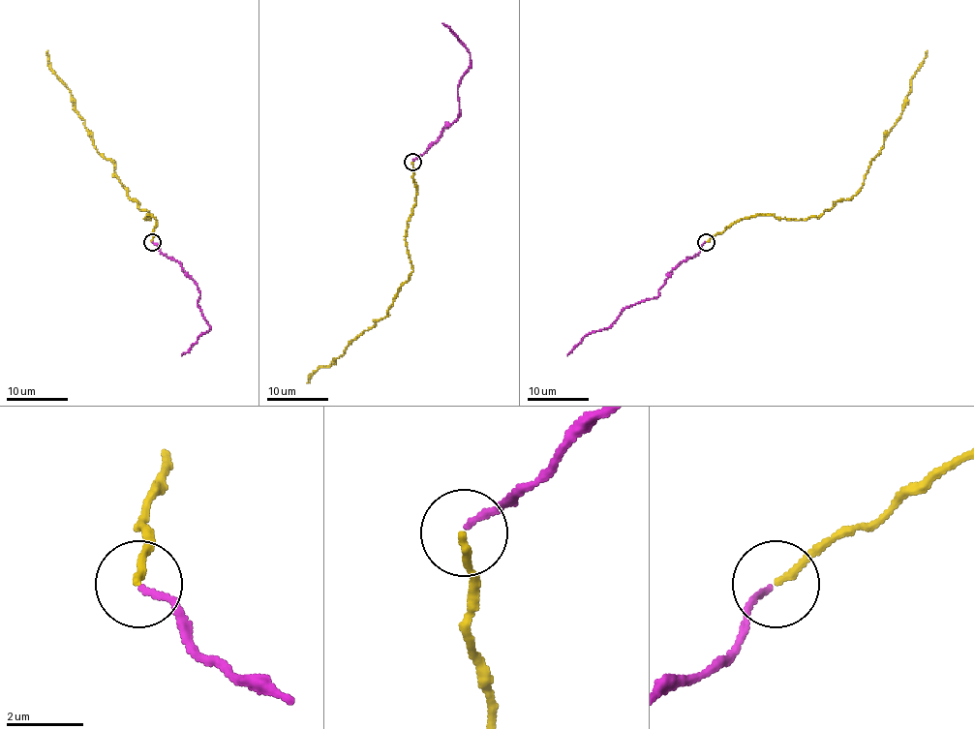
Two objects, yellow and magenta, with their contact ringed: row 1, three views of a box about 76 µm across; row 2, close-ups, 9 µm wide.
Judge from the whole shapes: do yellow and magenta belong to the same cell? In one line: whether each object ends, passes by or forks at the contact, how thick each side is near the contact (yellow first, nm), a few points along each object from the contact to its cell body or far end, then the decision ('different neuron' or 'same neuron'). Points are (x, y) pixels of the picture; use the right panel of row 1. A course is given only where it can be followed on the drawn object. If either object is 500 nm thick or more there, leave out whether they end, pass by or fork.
yellow ends | magenta ends | 200/150 nm | yellow via (706, 241), (752, 215), (797, 220), (849, 199), (902, 113), (910, 79), (927, 50) | magenta via (705, 241), (697, 254), (687, 257), (672, 271), (658, 295), (630, 305), (609, 326), (589, 332), (567, 355) | same neuron

